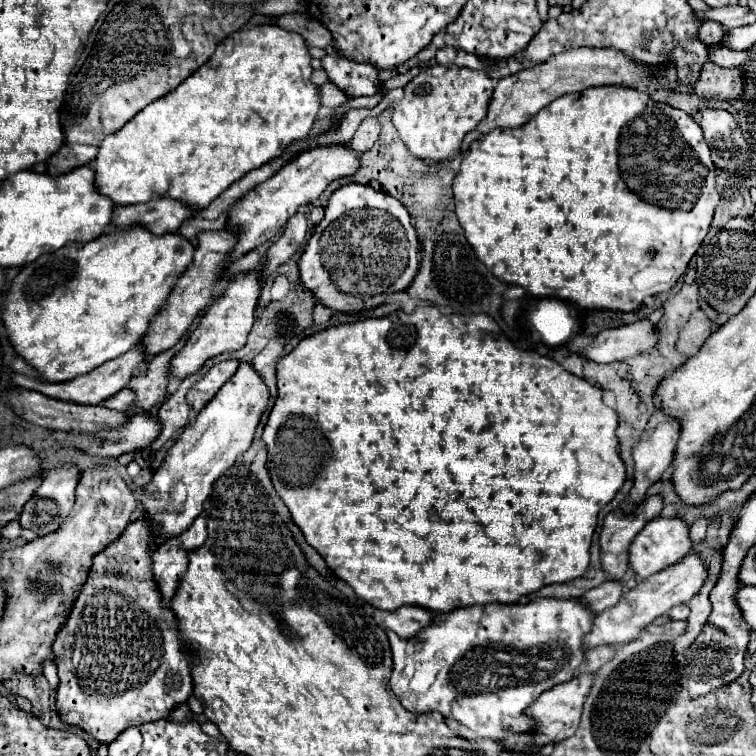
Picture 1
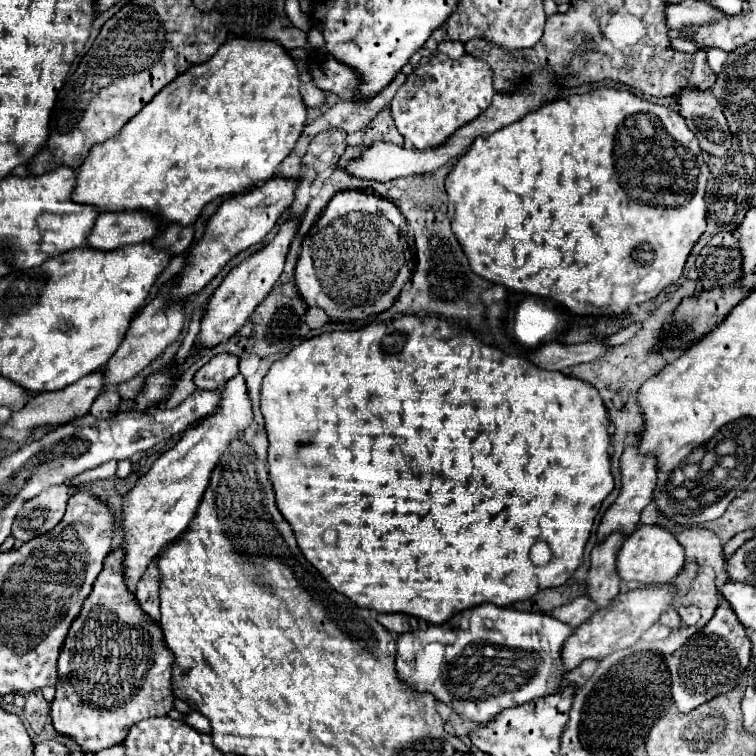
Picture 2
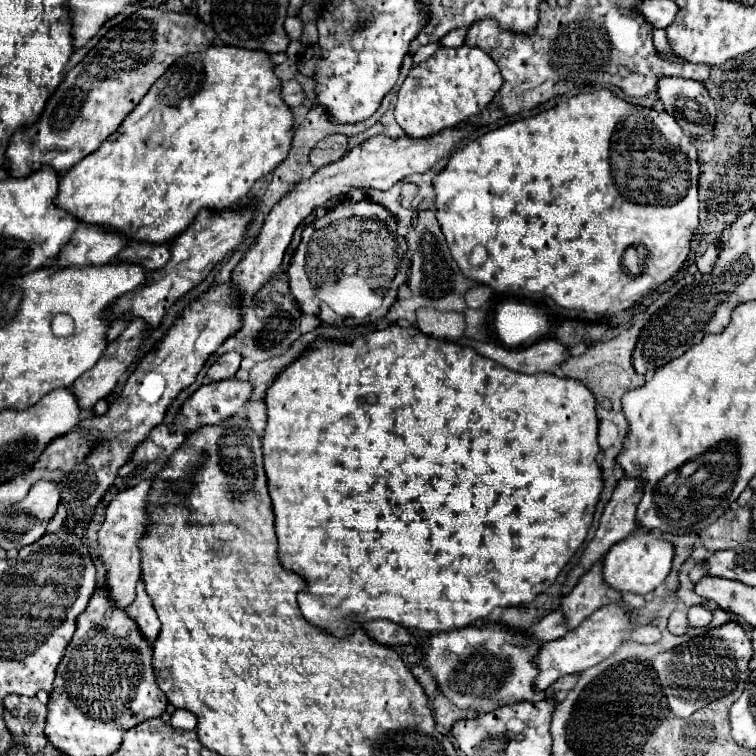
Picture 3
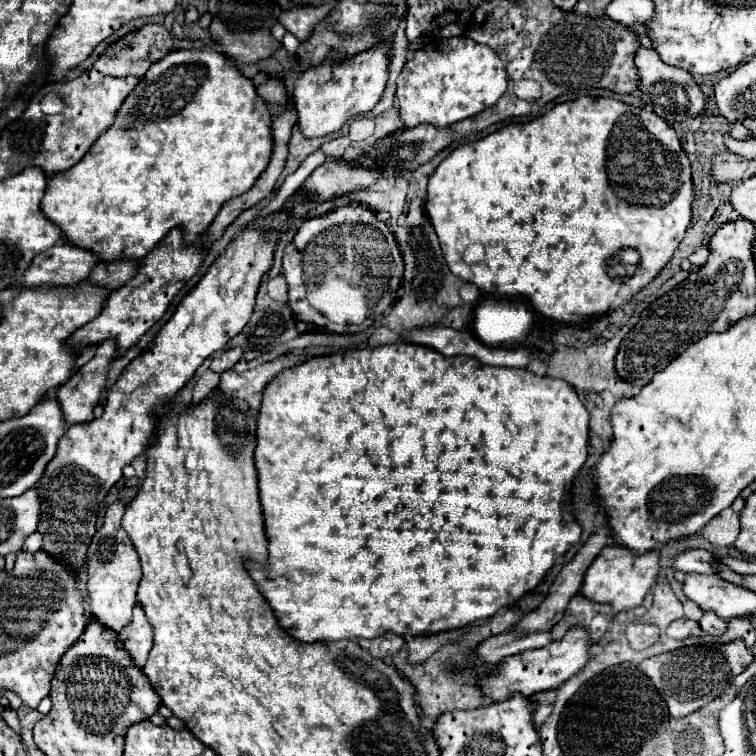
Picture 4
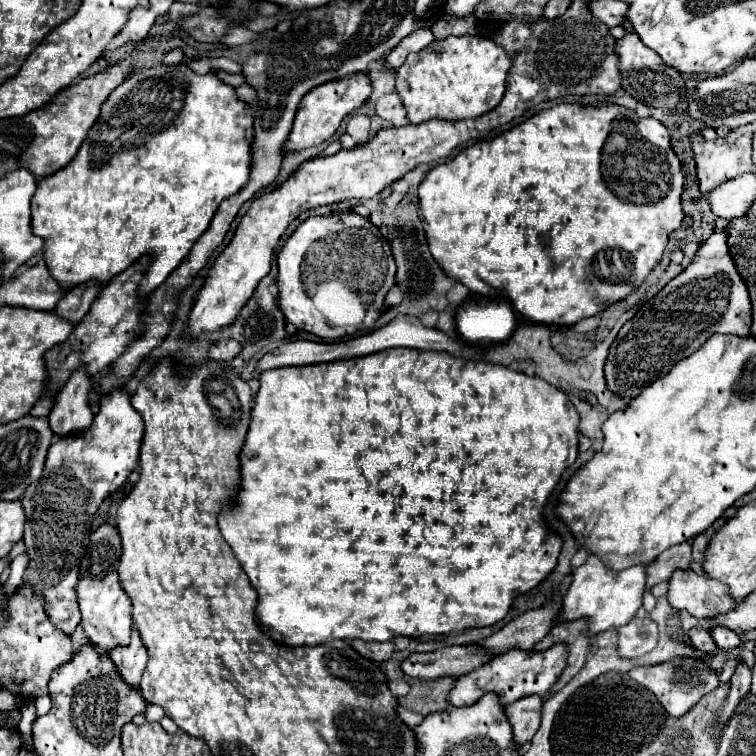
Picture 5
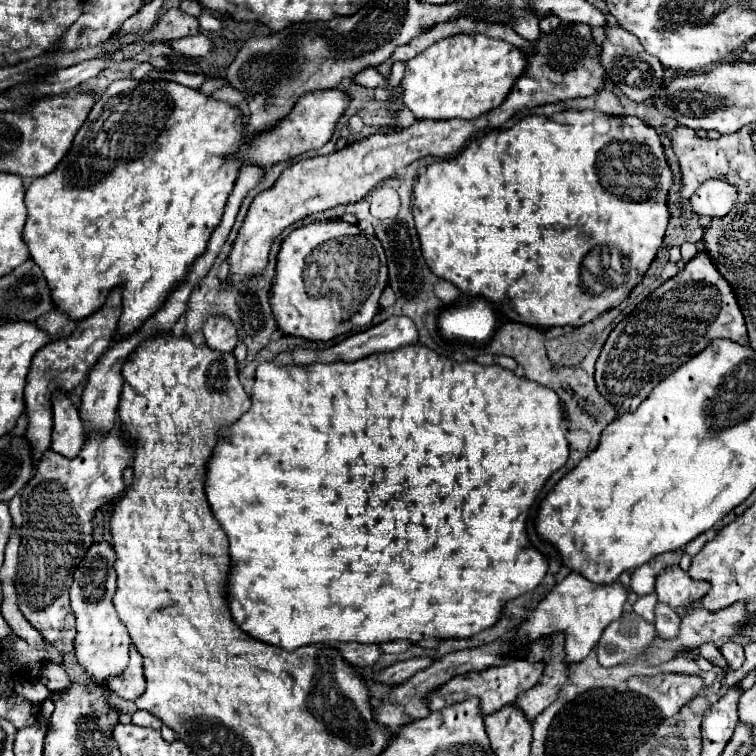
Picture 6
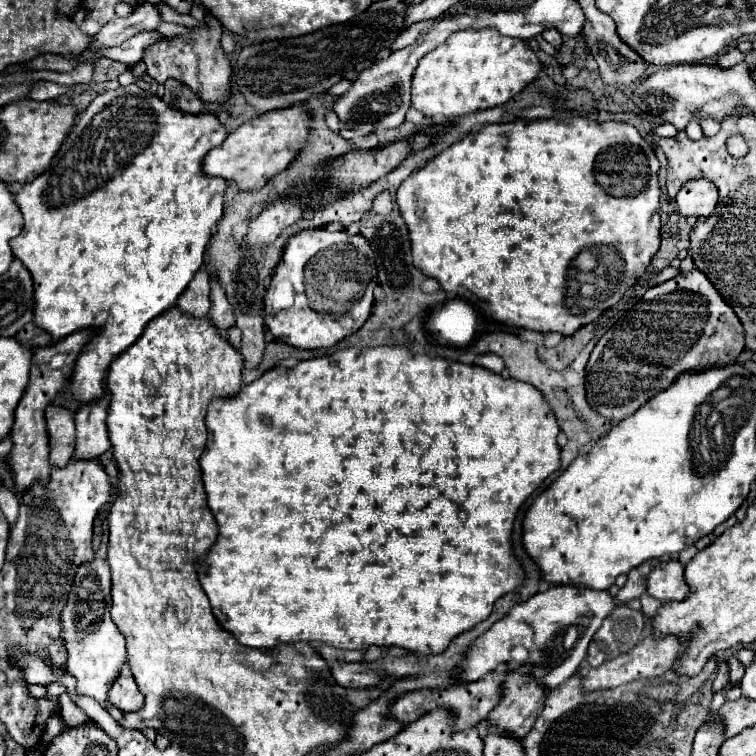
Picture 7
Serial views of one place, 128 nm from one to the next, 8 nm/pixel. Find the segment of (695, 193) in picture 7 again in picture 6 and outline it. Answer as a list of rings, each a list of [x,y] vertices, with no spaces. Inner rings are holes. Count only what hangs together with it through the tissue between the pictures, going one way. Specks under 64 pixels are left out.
[[[708,180],[690,196],[692,212],[700,216],[726,216],[736,204],[736,188],[722,180]]]

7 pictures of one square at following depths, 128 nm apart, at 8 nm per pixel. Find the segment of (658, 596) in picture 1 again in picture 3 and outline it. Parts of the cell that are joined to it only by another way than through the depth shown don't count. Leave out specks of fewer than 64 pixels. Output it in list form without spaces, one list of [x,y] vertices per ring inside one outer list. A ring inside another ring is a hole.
[[[608,604],[606,608],[596,610],[578,628],[574,628],[572,632],[566,632],[560,640],[546,642],[538,650],[538,654],[534,658],[534,664],[538,668],[538,676],[534,678],[534,688],[536,690],[546,690],[558,678],[568,676],[568,674],[578,674],[586,668],[592,668],[598,662],[602,662],[626,640],[626,634],[632,628],[634,628],[634,616],[630,616],[624,606]]]

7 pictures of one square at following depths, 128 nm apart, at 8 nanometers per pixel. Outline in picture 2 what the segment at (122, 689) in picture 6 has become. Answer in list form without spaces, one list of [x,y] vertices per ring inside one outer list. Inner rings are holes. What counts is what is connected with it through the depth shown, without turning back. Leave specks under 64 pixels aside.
[[[152,562],[152,566],[144,572],[144,576],[138,582],[136,588],[136,600],[138,606],[154,620],[160,620],[160,598],[158,598],[158,572],[156,572],[156,562]]]

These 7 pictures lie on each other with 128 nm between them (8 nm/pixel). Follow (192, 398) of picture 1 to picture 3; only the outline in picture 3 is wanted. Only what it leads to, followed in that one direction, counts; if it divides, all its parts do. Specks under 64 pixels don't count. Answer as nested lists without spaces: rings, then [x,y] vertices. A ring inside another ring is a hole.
[[[226,352],[208,368],[208,376],[212,380],[232,378],[240,368],[240,360],[242,360],[242,356],[238,352]]]

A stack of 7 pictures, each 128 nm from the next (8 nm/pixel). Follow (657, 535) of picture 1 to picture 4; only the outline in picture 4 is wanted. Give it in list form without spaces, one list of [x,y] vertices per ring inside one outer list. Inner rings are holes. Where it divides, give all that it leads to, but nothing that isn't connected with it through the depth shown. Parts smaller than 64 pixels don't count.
[[[606,546],[598,552],[594,562],[586,570],[580,594],[592,602],[610,604],[612,614],[618,616],[620,612],[634,610],[642,604],[646,592],[656,582],[656,574],[658,574],[658,554],[656,552],[648,552],[644,556],[628,556],[624,548]]]

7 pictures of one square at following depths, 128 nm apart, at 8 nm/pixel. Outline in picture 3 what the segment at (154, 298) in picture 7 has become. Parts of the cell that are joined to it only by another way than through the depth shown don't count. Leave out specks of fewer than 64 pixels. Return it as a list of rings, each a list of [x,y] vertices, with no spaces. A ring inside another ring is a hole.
[[[210,46],[202,52],[192,52],[192,54],[186,54],[186,56],[178,58],[156,80],[156,84],[152,84],[152,88],[138,102],[138,106],[124,118],[120,128],[108,140],[104,140],[104,144],[96,152],[92,152],[88,158],[80,160],[80,164],[76,164],[72,170],[68,170],[60,178],[60,186],[58,186],[58,194],[54,198],[54,204],[58,208],[62,208],[64,212],[72,214],[78,222],[112,228],[116,232],[126,234],[128,240],[146,242],[146,244],[164,244],[164,242],[170,242],[174,236],[178,236],[194,220],[198,210],[208,208],[208,210],[214,210],[214,212],[222,212],[222,210],[228,210],[228,208],[240,204],[238,200],[248,198],[252,186],[260,178],[264,178],[270,170],[274,170],[288,156],[290,142],[292,142],[290,128],[292,128],[292,110],[280,98],[280,80],[274,76],[270,56],[266,52],[248,52],[244,48]]]

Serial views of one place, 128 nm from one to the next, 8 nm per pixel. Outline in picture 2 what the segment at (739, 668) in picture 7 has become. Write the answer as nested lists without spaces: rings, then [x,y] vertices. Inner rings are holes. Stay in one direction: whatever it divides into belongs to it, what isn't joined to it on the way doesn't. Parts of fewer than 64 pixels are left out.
[[[680,606],[680,608],[678,608],[678,612],[680,612],[680,616],[682,616],[682,622],[684,622],[684,624],[696,624],[696,622],[700,620],[700,610],[698,610],[696,606],[688,606],[688,608]]]

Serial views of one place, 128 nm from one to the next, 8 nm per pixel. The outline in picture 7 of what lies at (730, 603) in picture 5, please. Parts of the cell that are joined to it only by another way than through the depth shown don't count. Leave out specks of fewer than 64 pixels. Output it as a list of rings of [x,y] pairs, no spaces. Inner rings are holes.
[[[674,560],[660,562],[650,574],[646,582],[646,592],[660,602],[684,600],[688,598],[688,584],[684,580],[684,566]]]

